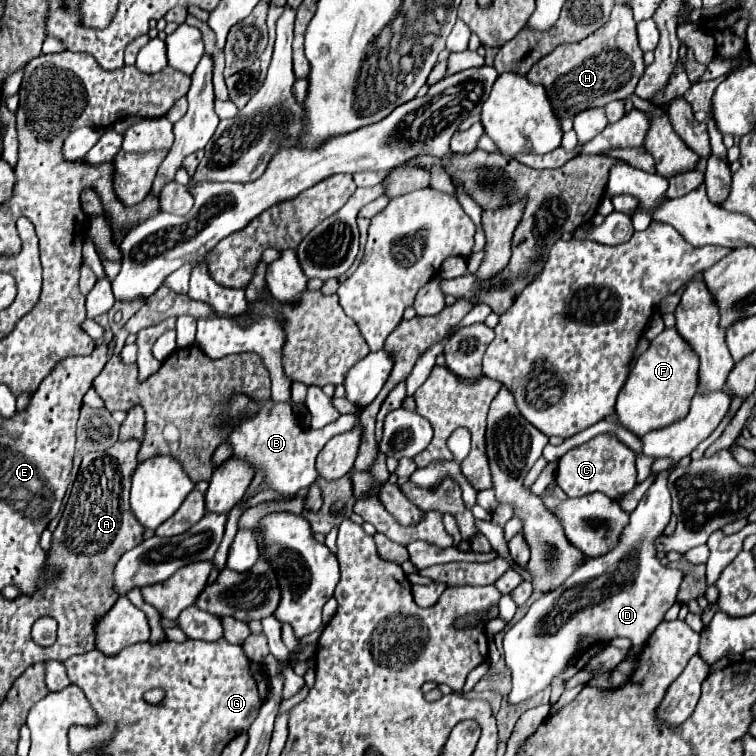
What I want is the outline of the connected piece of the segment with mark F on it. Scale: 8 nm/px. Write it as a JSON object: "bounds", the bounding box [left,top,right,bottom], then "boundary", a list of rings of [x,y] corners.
{"bounds":[615,328,697,436],"boundary":[[[665,328],[651,346],[637,358],[629,372],[625,386],[621,388],[615,404],[617,420],[635,436],[661,430],[677,420],[683,420],[689,412],[691,398],[697,392],[697,356],[685,340],[681,340],[675,328]]]}

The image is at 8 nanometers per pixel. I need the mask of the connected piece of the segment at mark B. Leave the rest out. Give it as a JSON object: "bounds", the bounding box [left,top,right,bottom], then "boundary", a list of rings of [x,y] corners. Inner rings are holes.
{"bounds":[219,392,355,502],"boundary":[[[243,392],[229,396],[223,406],[223,418],[219,418],[219,426],[229,432],[225,442],[233,448],[231,456],[251,464],[253,472],[263,476],[261,482],[265,484],[265,488],[283,496],[281,502],[289,502],[301,488],[317,480],[315,458],[321,452],[323,444],[327,444],[329,438],[341,432],[349,432],[355,424],[355,414],[341,414],[335,422],[327,424],[321,430],[303,428],[299,416],[287,402],[275,402],[273,398],[261,402]]]}

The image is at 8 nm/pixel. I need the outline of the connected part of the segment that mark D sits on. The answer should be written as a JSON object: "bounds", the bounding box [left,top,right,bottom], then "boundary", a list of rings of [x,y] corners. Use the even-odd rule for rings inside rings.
{"bounds":[503,472,685,704],"boundary":[[[659,472],[657,480],[651,484],[647,494],[641,498],[637,508],[631,512],[631,522],[629,522],[629,528],[625,528],[625,536],[621,536],[621,544],[613,552],[607,552],[605,556],[589,558],[585,564],[581,564],[581,568],[577,568],[577,572],[573,572],[573,576],[569,576],[569,580],[565,580],[565,584],[561,584],[557,590],[535,600],[531,604],[529,612],[505,632],[503,656],[505,656],[507,668],[513,674],[513,690],[509,694],[509,702],[513,702],[513,704],[523,702],[523,700],[531,698],[533,694],[549,688],[551,682],[567,668],[567,662],[577,654],[581,638],[601,638],[601,640],[609,642],[613,638],[625,636],[631,640],[633,646],[645,644],[645,640],[653,634],[653,630],[663,622],[665,612],[675,604],[679,586],[685,576],[683,570],[661,566],[661,562],[655,558],[653,538],[659,536],[661,530],[665,530],[669,518],[671,518],[671,494],[667,488],[667,472]],[[559,604],[561,604],[559,612],[567,618],[563,620],[561,628],[557,628],[551,634],[547,630],[549,624],[541,624],[541,622]]]}

